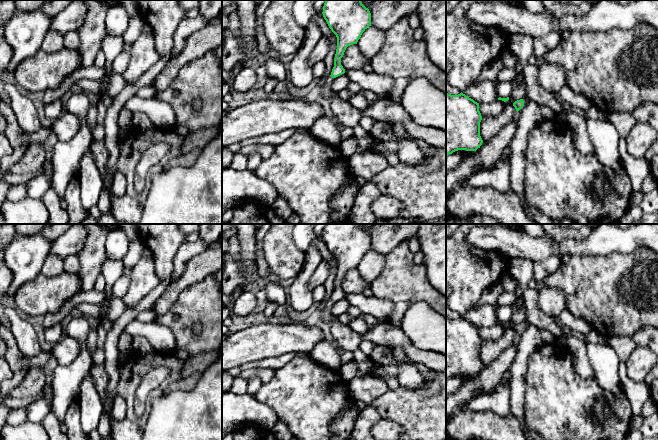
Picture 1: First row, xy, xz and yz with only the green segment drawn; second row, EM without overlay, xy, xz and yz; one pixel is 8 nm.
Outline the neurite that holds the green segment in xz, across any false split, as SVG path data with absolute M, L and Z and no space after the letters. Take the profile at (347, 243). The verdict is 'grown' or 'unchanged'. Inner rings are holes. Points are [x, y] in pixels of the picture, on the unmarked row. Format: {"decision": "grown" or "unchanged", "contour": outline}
{"decision": "grown", "contour": "M326 224L323 230L323 241L329 252L337 261L337 273L334 282L334 291L323 310L321 319L331 326L334 342L343 353L353 352L363 341L390 348L401 347L408 358L414 363L426 368L434 368L438 372L446 372L446 356L434 351L416 348L405 332L389 322L378 323L372 330L360 335L352 330L349 324L343 324L332 313L333 304L344 298L341 282L346 272L357 268L362 257L371 250L371 237L361 224Z"}

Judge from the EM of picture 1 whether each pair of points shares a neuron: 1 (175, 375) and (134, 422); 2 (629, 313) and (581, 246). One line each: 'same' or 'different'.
1: same
2: different

